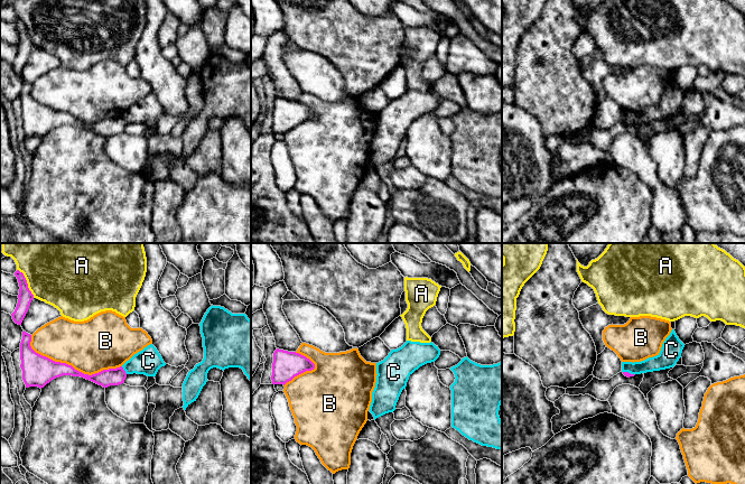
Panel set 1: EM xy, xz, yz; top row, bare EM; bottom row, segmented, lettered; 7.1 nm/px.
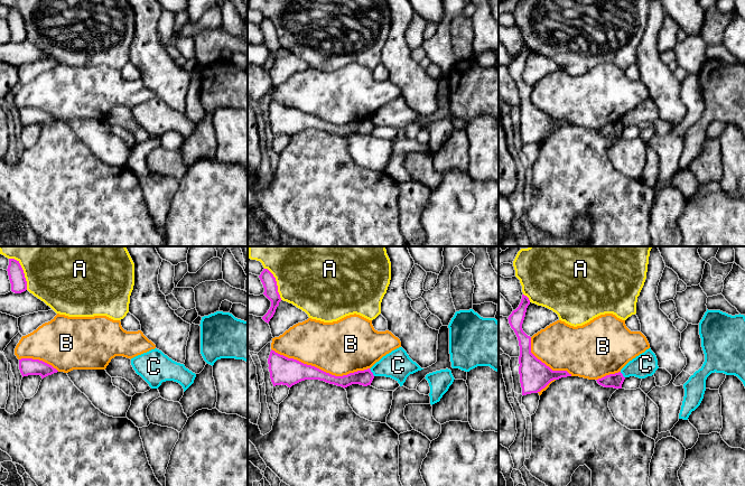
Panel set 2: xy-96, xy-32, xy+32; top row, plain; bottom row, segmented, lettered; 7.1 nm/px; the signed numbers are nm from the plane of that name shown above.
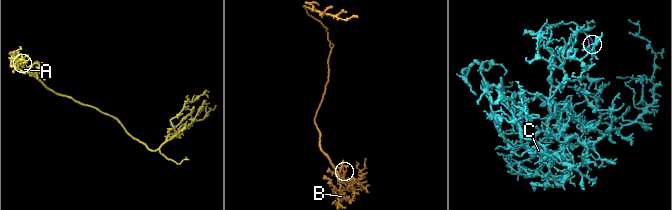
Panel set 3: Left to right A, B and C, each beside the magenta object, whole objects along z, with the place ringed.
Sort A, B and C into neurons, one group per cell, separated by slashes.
A / B / C

